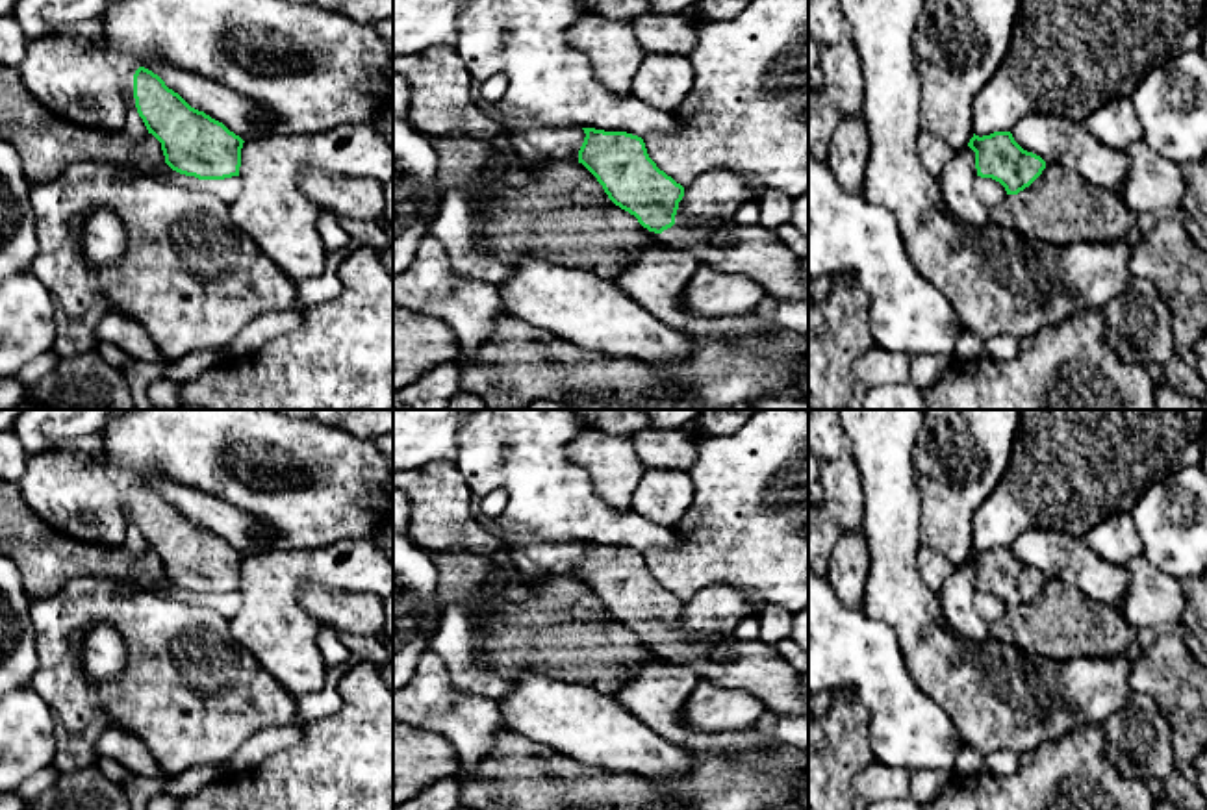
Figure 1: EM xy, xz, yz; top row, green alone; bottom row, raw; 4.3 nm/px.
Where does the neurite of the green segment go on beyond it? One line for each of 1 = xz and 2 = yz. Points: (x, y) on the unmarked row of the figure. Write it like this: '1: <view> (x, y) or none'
1: xz (738, 664)
2: none

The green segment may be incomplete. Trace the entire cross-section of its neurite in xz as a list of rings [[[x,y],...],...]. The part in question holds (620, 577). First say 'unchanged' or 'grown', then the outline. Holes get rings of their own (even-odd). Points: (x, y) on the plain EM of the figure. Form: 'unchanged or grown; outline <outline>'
grown; outline [[[582,543],[582,578],[603,601],[608,614],[660,651],[671,662],[690,665],[701,678],[729,690],[745,690],[769,714],[769,721],[788,715],[808,717],[808,699],[795,671],[760,639],[734,634],[677,639],[675,630],[684,602],[656,582],[642,552],[627,547]]]

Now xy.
unchanged; outline [[[139,482],[133,489],[133,513],[172,586],[198,595],[239,591],[245,556],[222,538],[191,523],[158,489]]]

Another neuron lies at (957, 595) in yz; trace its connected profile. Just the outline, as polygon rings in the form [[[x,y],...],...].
[[[966,562],[957,565],[953,575],[944,582],[938,591],[942,612],[947,626],[955,636],[986,643],[992,639],[990,623],[986,623],[975,608],[975,567]]]

